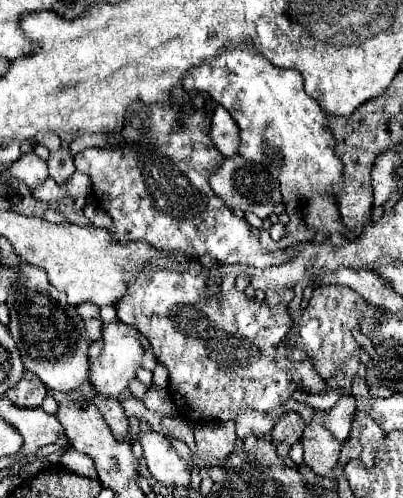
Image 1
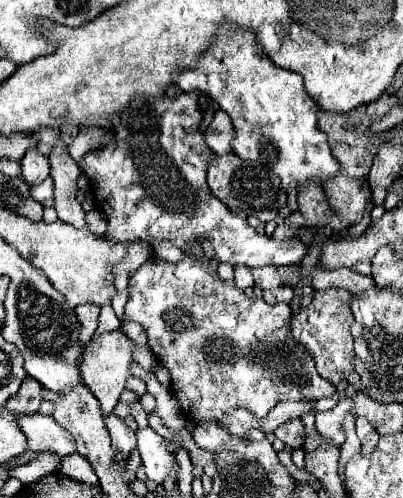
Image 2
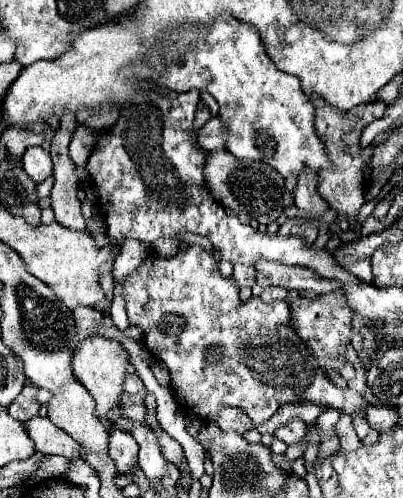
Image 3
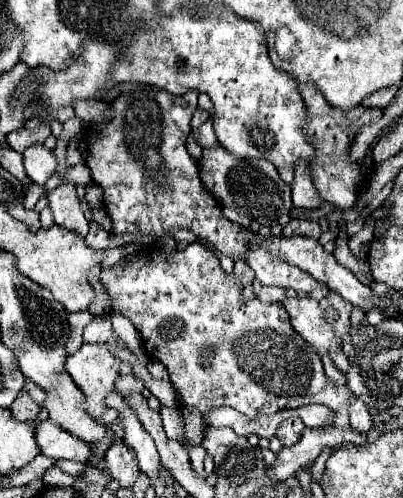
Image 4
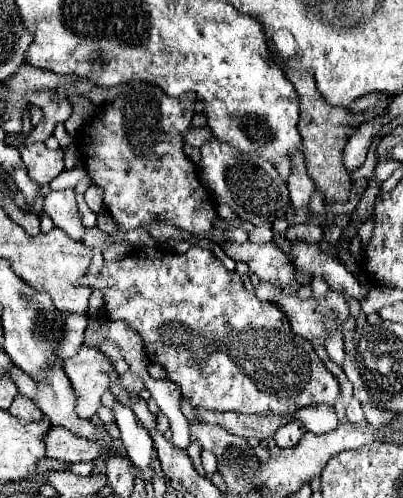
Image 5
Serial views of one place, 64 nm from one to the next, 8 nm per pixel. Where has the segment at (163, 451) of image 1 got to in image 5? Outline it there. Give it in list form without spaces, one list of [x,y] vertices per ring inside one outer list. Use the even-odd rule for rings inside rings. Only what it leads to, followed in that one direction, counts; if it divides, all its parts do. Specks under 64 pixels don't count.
[[[116,402],[112,410],[114,410],[114,418],[120,430],[120,440],[128,452],[128,458],[140,472],[148,474],[152,470],[150,460],[154,454],[154,446],[152,446],[152,438],[148,436],[148,430],[134,416],[134,410],[130,406]]]

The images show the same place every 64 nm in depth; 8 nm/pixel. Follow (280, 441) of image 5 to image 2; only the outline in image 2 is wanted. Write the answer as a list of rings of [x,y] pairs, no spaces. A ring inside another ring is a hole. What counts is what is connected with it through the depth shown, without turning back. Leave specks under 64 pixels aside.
[[[290,420],[286,424],[282,424],[280,428],[276,428],[274,432],[276,438],[280,438],[286,446],[292,446],[292,448],[300,448],[304,444],[304,424],[302,420]]]

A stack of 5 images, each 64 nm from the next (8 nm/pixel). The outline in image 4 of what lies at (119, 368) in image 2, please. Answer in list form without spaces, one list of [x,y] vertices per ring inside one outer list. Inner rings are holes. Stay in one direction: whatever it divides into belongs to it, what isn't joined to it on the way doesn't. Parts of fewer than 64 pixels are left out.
[[[82,344],[82,348],[66,360],[66,372],[86,396],[84,410],[96,420],[100,420],[106,408],[106,394],[114,390],[118,368],[120,360],[114,358],[104,344]]]

